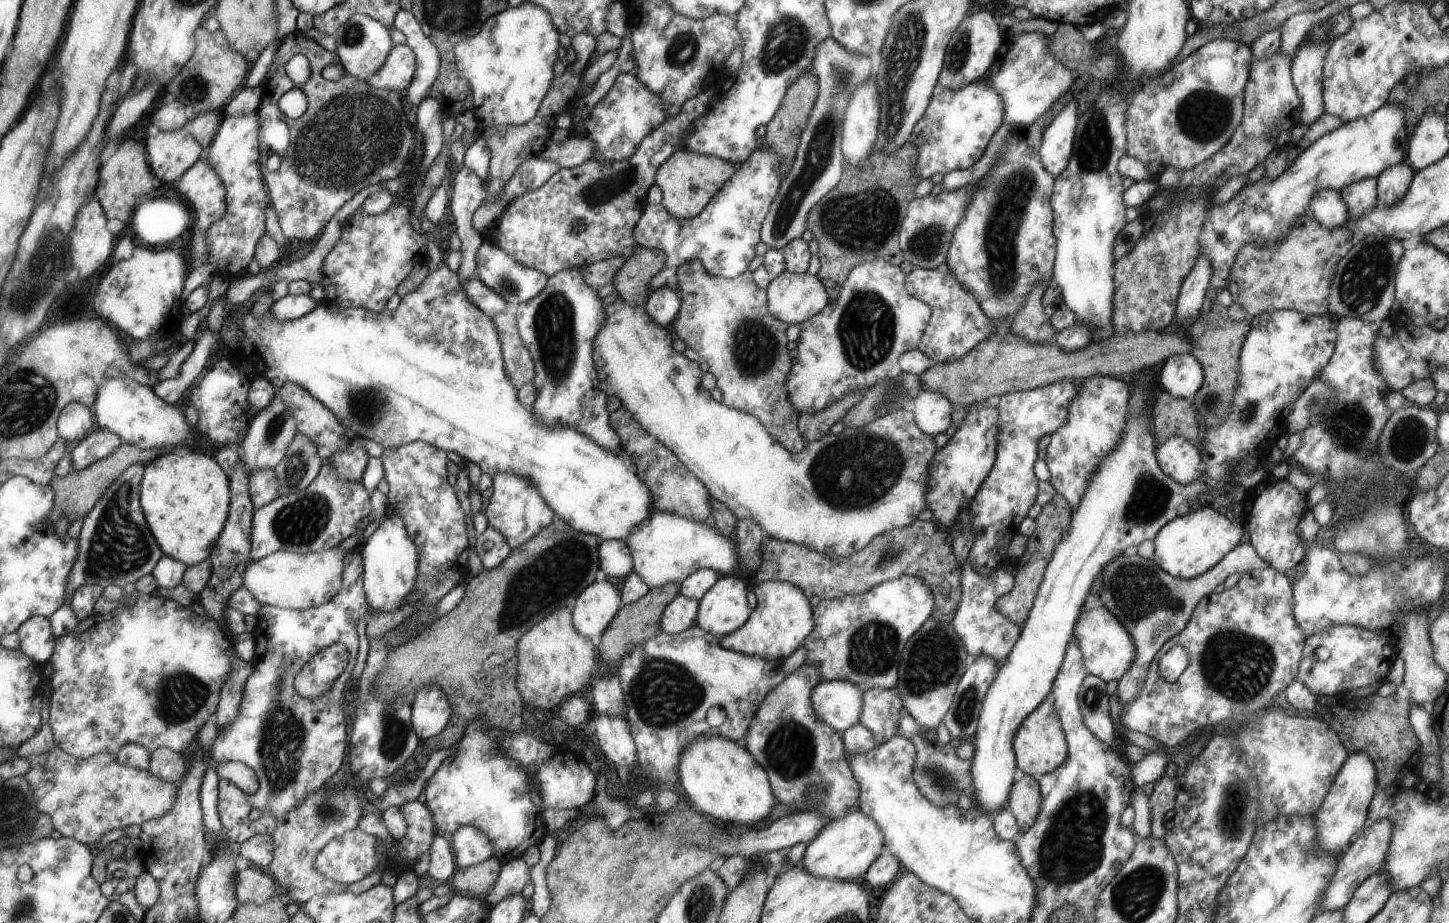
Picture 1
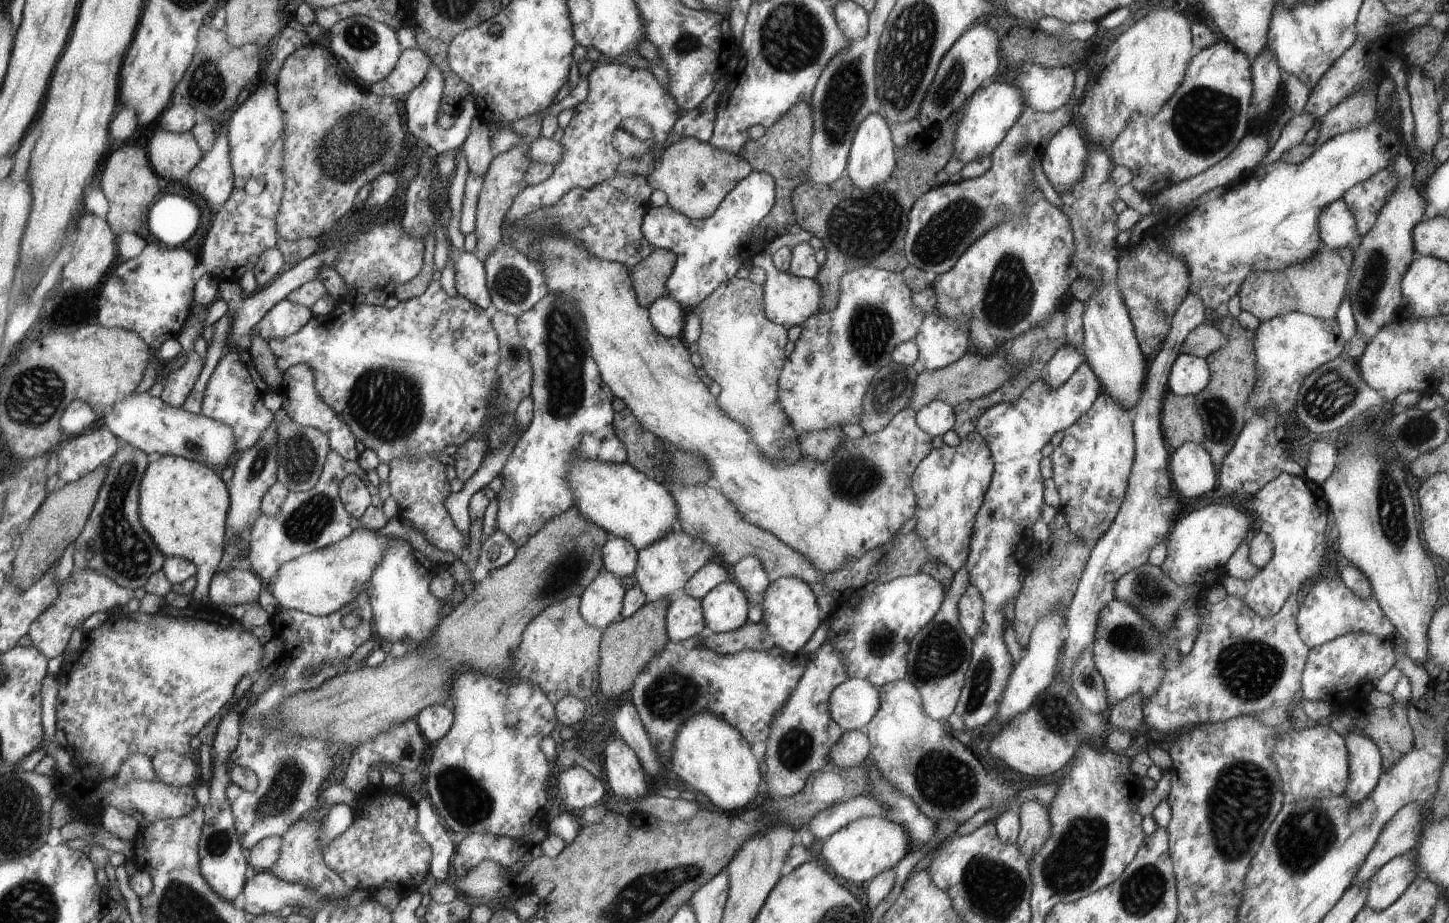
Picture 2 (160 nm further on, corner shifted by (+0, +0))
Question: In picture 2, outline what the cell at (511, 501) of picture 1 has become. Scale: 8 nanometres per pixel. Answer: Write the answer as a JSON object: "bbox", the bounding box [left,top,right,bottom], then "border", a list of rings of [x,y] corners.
{"bbox":[496,292,628,547],"border":[[[549,292],[534,308],[517,318],[517,329],[529,350],[533,370],[530,396],[533,400],[533,419],[530,426],[520,435],[499,474],[503,487],[496,500],[499,504],[498,530],[507,534],[517,547],[521,547],[555,516],[562,515],[575,506],[575,494],[569,487],[567,477],[571,472],[571,463],[577,457],[589,461],[594,459],[604,464],[620,464],[628,458],[627,447],[615,430],[615,411],[612,407],[614,393],[604,384],[599,367],[591,355],[583,317],[575,308],[575,303],[567,297]]]}

